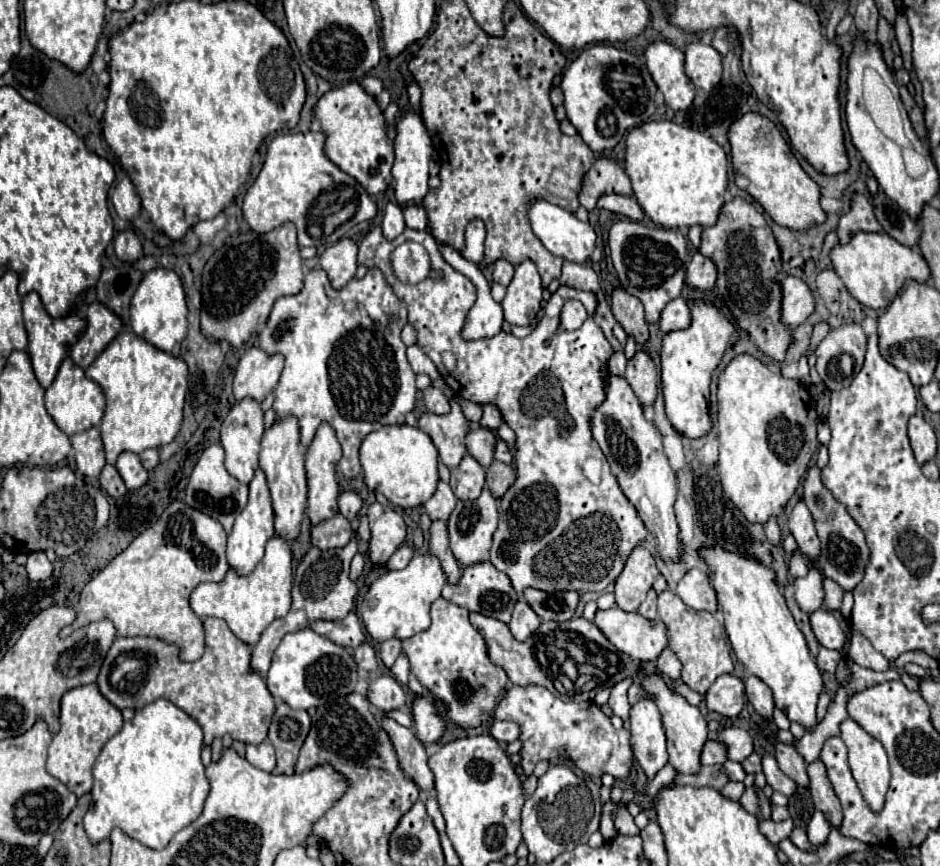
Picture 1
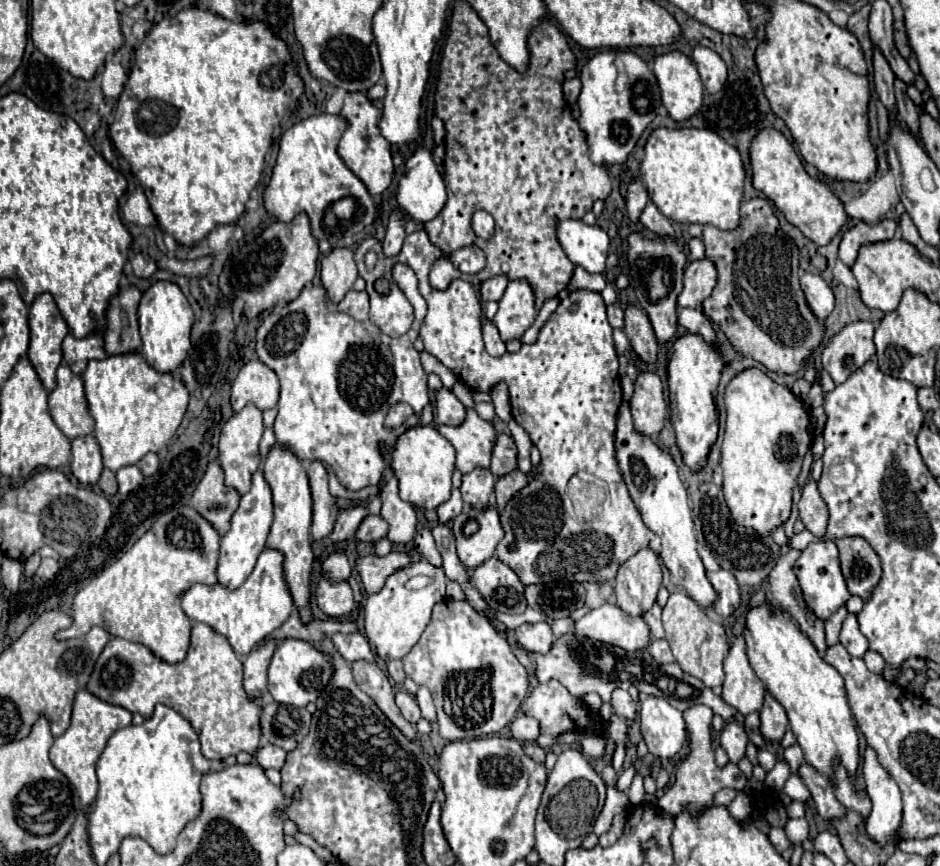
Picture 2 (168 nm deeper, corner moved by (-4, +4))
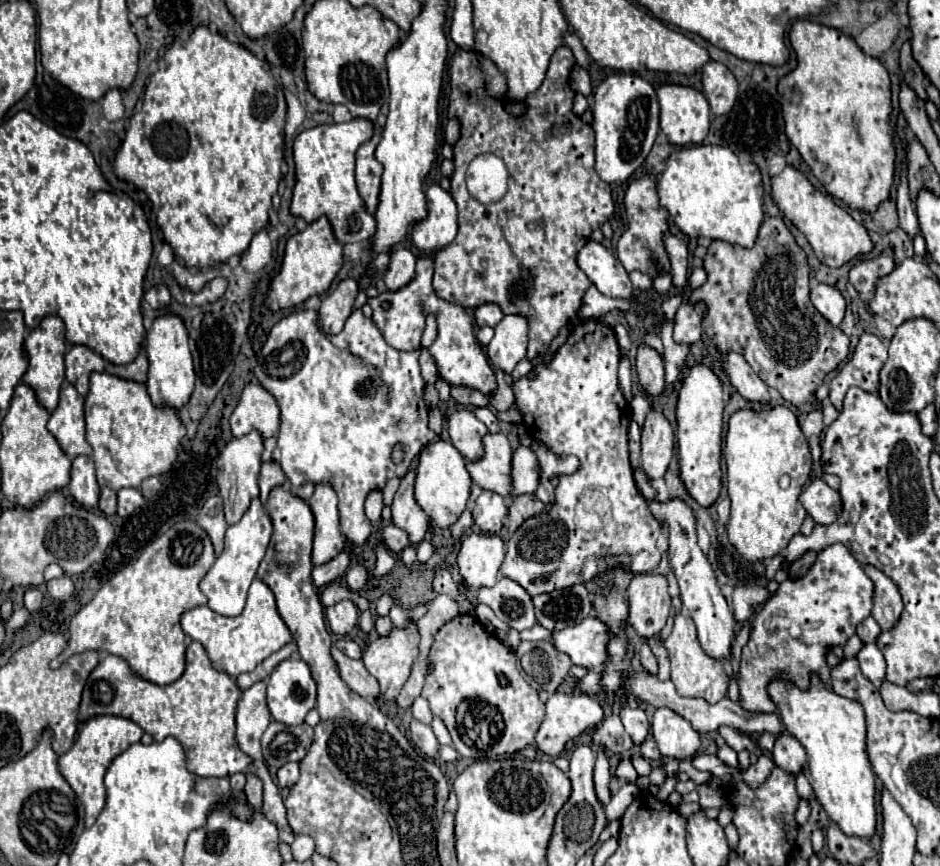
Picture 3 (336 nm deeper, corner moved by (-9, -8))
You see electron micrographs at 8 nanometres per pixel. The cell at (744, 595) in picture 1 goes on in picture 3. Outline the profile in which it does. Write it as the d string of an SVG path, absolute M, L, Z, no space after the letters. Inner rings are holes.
M811 674L809 688L797 688L791 680L773 678L767 684L771 700L777 704L777 712L785 724L785 730L793 734L807 752L807 764L811 770L811 788L825 808L827 816L839 824L845 834L859 838L871 838L875 834L877 812L875 812L875 774L869 764L867 746L865 746L865 712L857 700L837 696L817 674Z

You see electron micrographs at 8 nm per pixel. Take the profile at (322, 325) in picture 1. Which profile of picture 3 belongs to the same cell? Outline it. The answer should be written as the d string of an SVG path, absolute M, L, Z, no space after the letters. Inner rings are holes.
M301 310L281 318L271 328L269 338L261 348L261 354L255 366L255 376L259 378L263 388L277 398L277 404L281 408L281 428L279 428L277 448L273 450L273 460L281 464L285 476L289 478L289 482L293 482L293 486L301 486L305 482L315 482L315 484L325 482L333 486L333 490L339 496L341 530L355 544L363 544L371 534L371 522L363 512L365 496L371 490L381 490L389 478L403 478L405 472L411 468L413 458L421 452L421 448L437 438L437 434L427 426L429 410L427 410L427 404L423 402L425 382L421 376L417 376L417 388L413 388L413 396L409 396L409 408L405 408L405 412L413 412L413 416L403 420L401 418L393 420L391 406L393 404L399 406L399 400L405 398L403 394L407 394L409 390L409 382L407 382L411 378L409 356L411 352L391 350L391 346L383 340L381 332L373 324L373 320L365 318L361 310L353 310L353 314L345 322L345 328L339 334L331 336L331 340L319 328L319 314L315 310ZM341 348L353 350L367 364L363 360L357 360L353 352L345 352ZM369 364L381 368L385 380L381 380L381 372L377 372L377 368ZM389 386L391 386L391 394L389 394ZM389 398L393 404L389 404ZM395 444L403 446L403 460L399 464L393 462Z

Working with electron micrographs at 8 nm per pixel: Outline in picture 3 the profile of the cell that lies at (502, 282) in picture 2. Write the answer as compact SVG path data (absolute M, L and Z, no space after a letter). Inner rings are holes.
M481 304L475 308L475 322L477 326L495 326L503 318L501 308L497 304Z

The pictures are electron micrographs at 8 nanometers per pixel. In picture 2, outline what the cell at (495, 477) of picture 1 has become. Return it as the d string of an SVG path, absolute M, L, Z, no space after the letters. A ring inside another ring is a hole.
M520 470L512 472L512 476L502 476L496 480L496 504L498 504L498 510L502 510L508 500L520 492L524 486L528 484L528 476L522 474Z

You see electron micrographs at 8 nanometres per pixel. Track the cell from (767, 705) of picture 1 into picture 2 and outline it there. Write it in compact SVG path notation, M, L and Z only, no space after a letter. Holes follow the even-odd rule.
M766 694L764 706L760 710L760 732L770 742L782 742L786 728L788 728L788 716L778 700L774 700L770 694Z

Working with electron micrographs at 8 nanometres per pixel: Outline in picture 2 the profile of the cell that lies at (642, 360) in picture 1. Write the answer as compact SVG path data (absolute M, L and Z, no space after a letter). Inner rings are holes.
M654 372L638 374L634 382L634 396L630 400L630 412L636 432L644 436L658 436L666 422L666 400L662 394L662 382Z

